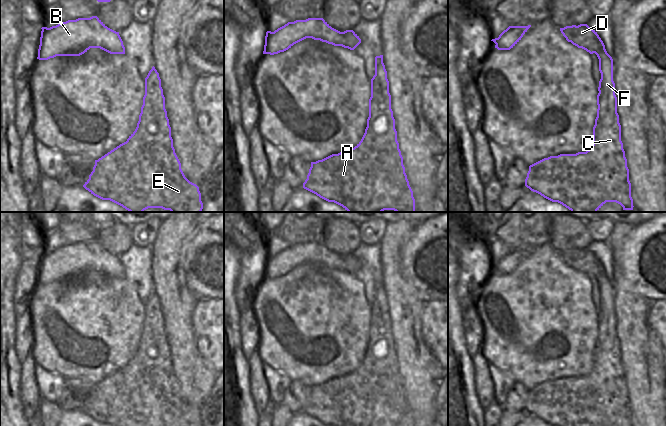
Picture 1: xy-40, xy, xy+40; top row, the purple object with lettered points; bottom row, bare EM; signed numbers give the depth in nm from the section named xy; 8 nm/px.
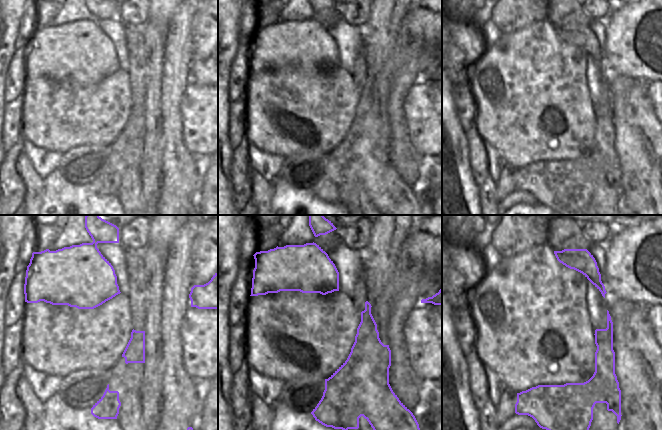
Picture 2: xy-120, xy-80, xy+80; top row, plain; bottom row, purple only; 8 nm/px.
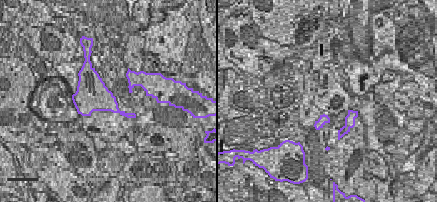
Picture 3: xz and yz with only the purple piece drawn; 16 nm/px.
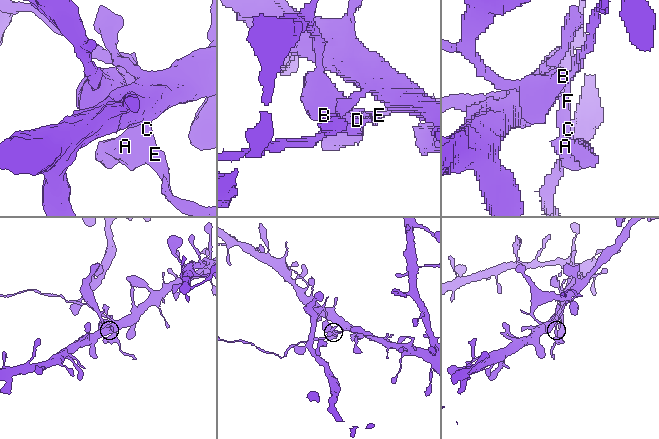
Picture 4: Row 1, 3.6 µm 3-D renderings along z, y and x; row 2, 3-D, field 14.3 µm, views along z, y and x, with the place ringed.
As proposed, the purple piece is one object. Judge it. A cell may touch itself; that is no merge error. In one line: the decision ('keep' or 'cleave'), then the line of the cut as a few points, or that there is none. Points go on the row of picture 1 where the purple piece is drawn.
cleave; cut in xy along (342, 32), (342, 35), (355, 47)

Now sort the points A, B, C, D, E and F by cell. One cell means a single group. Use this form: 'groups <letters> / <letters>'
groups A C D E F / B

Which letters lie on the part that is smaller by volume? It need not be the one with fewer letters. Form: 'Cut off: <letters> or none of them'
Cut off: A, C, D, E, F

